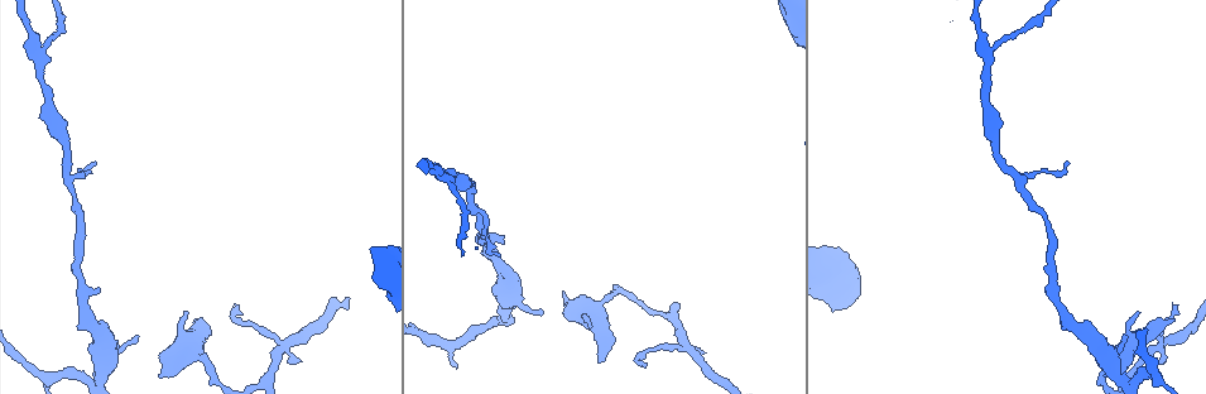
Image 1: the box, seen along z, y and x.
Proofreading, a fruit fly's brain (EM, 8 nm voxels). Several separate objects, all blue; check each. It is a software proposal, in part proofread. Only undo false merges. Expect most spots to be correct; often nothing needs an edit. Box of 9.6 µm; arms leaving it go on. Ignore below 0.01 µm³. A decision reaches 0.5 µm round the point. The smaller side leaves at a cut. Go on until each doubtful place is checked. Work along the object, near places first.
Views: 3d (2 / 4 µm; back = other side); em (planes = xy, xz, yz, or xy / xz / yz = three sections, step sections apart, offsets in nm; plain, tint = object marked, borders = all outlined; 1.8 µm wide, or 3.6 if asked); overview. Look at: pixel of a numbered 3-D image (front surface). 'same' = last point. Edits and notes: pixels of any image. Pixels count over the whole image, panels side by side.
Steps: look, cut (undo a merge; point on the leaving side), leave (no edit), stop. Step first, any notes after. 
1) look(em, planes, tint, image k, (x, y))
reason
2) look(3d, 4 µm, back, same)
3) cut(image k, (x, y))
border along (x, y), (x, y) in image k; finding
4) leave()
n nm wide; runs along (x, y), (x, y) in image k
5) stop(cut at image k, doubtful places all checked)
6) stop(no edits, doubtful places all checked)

look(3d, 2 µm, image 1, (990, 53))
narrows sharply

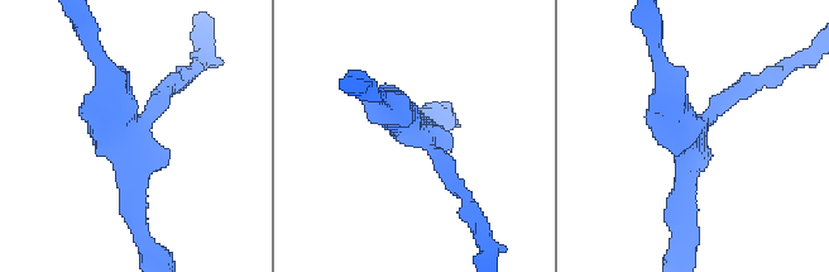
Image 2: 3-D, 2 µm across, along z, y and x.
look(em, xz, step 8, tint, image 2, (688, 138))
3 arms

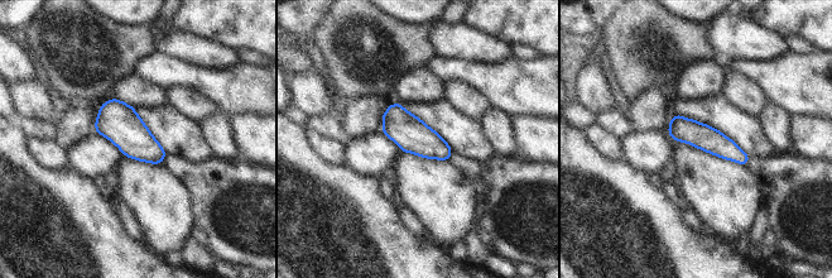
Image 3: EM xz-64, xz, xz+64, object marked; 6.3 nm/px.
leave()
runs along (674, 119), (686, 130), (745, 158) in image 3; one neuron here

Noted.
look(em, xz, step 4, tint, image 1, (68, 179))
a fork

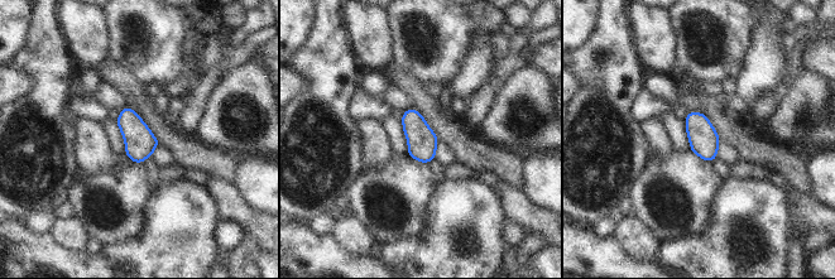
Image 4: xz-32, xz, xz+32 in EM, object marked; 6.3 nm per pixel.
leave()
one neuron here

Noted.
look(em, planes, plain, image 1, (283, 346))
three arms meet

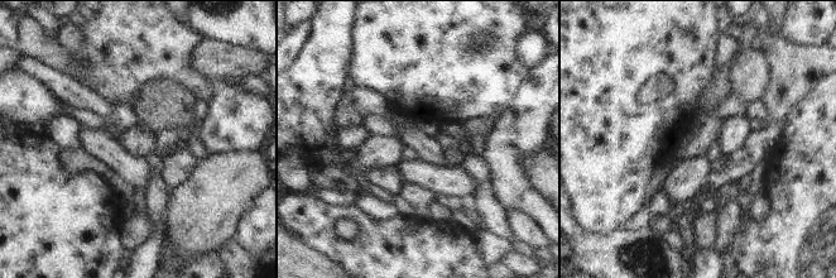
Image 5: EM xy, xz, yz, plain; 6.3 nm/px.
look(em, planes, tint, same)

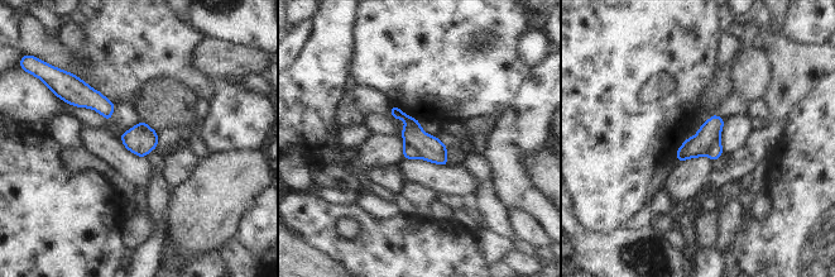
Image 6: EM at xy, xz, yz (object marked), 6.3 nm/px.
cut(image 6, (409, 152))
border along (406, 141), (418, 151), (421, 157) in image 6; two neurons meet here

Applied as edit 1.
stop(cut at image 6, doubtful places all checked)

